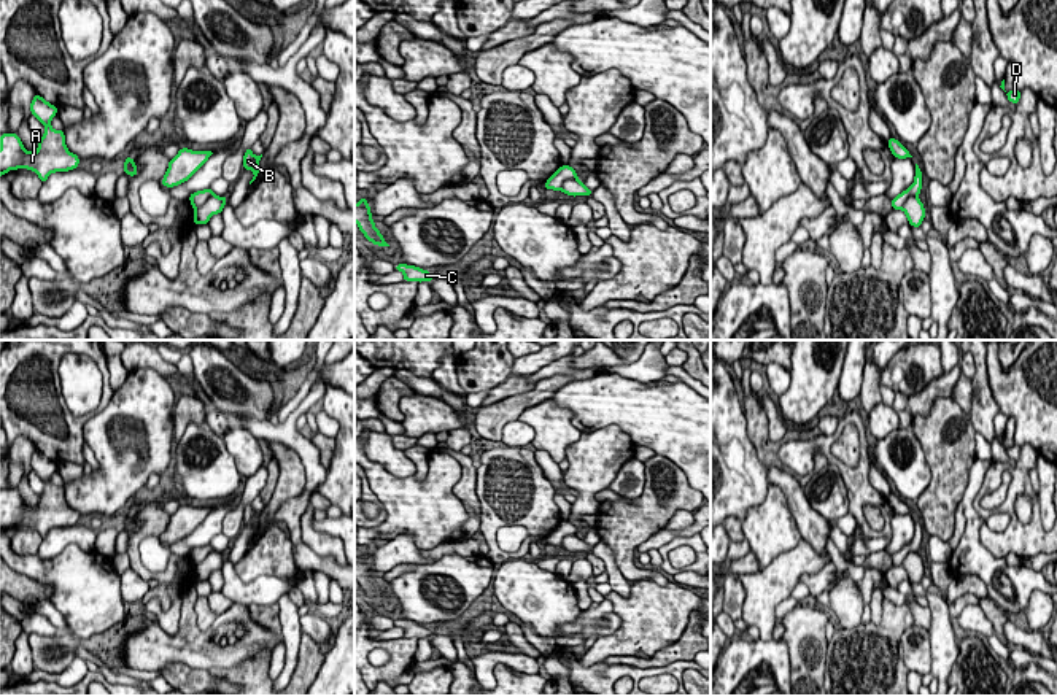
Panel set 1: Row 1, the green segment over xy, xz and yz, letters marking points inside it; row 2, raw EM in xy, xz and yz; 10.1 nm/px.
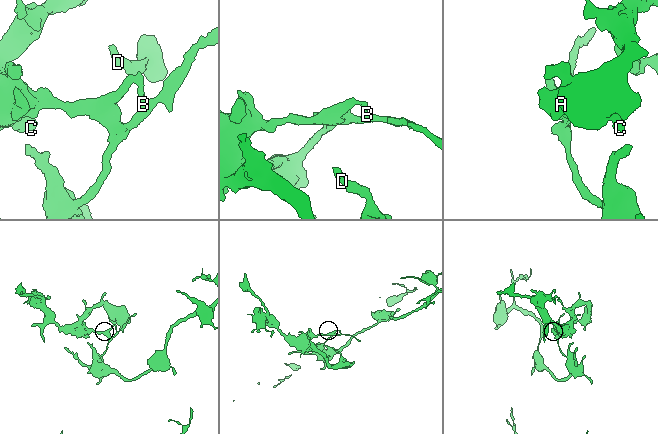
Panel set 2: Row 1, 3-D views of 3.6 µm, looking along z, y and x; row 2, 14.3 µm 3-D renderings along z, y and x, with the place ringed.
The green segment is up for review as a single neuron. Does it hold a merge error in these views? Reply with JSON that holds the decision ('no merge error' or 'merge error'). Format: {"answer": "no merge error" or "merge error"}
{"answer": "merge error"}

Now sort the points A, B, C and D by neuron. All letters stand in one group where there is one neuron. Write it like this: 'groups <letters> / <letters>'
groups A C D / B

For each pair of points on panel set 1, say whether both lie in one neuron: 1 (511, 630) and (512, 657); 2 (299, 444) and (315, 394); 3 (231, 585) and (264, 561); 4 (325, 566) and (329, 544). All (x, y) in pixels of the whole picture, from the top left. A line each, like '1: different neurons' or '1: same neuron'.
1: different neurons
2: same neuron
3: different neurons
4: different neurons

